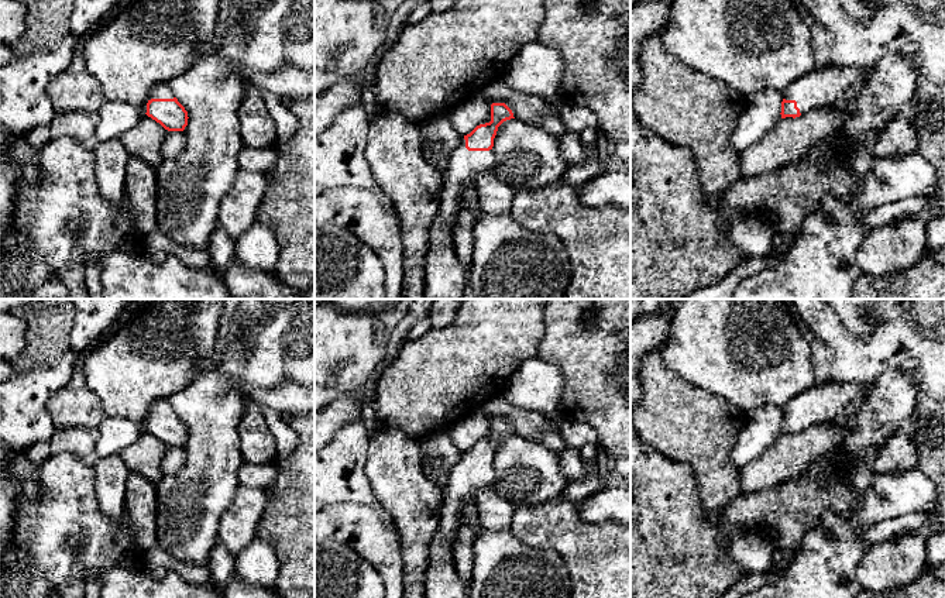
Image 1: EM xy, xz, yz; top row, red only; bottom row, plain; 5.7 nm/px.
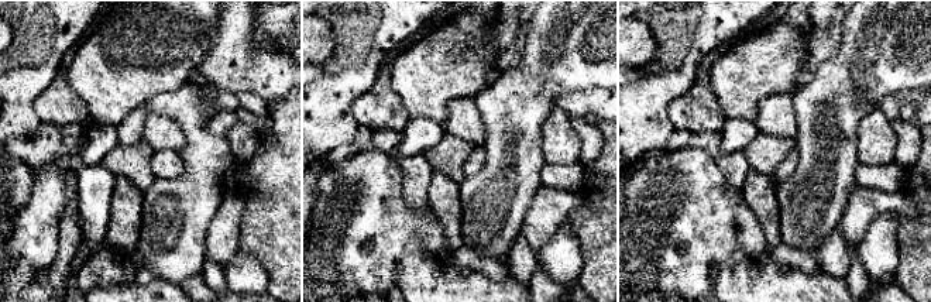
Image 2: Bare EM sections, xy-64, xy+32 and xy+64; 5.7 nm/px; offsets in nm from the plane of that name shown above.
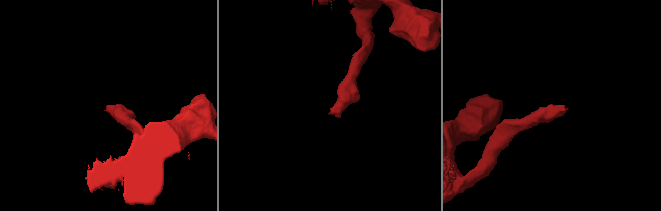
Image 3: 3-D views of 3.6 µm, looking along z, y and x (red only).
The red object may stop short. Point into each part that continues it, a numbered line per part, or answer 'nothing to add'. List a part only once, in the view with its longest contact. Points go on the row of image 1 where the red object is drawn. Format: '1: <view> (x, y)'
1: xy (161, 90)

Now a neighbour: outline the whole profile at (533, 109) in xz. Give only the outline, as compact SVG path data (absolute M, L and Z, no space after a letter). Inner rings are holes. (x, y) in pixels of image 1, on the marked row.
M504 79L484 86L477 94L488 104L505 103L515 118L537 126L556 137L566 133L560 117L561 107L549 103L539 94L522 94L508 86Z

